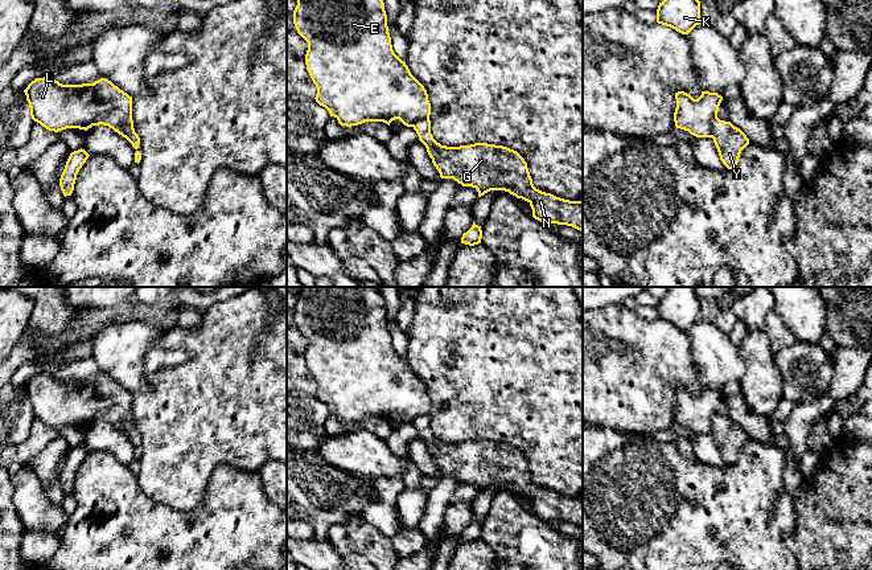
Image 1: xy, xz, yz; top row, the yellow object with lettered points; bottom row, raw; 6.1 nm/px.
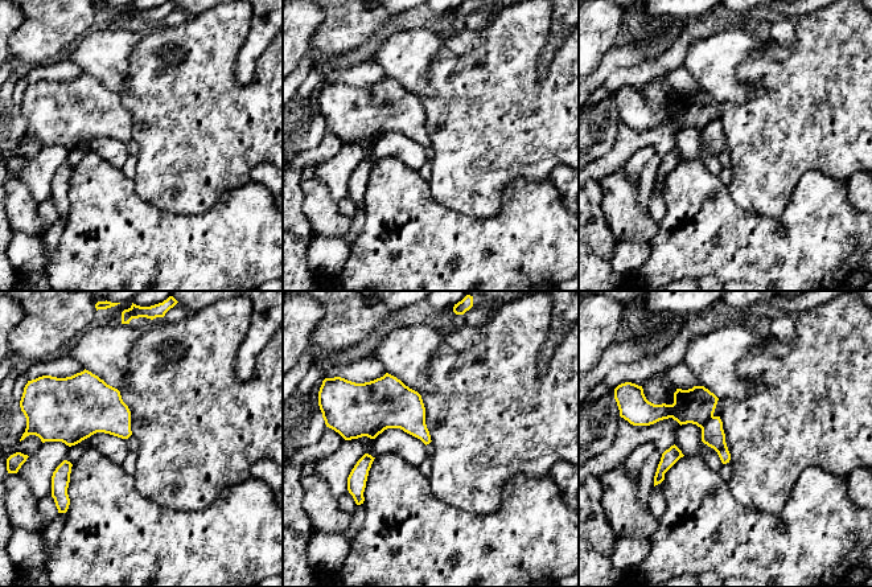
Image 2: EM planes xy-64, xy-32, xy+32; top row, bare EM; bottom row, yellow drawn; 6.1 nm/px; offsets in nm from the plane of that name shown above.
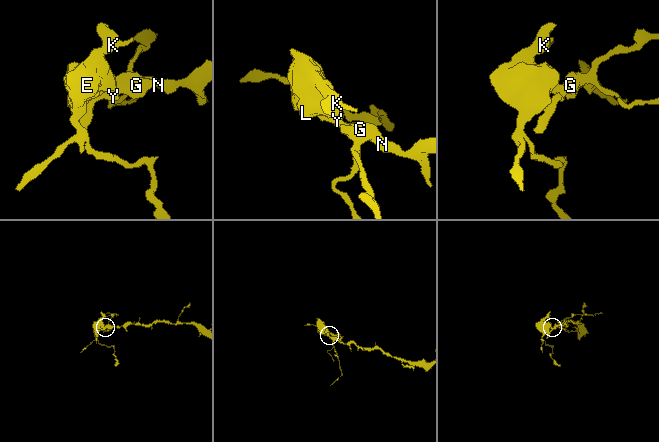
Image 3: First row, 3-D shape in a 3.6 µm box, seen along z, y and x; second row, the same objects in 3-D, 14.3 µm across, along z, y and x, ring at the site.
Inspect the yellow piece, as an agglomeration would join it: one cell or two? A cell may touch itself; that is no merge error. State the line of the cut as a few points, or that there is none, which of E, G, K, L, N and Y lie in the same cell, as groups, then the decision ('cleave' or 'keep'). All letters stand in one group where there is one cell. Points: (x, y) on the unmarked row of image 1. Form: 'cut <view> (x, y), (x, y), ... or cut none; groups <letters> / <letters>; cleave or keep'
cut yz (716, 413), (711, 421), (710, 433); groups E K L / G N Y; cleave

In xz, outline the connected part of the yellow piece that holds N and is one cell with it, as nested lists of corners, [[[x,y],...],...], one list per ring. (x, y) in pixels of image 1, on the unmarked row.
[[[429,415],[418,417],[412,423],[441,475],[476,484],[478,493],[490,487],[509,488],[527,497],[532,513],[542,520],[567,521],[583,528],[583,497],[564,496],[536,485],[527,459],[517,447],[488,439],[447,443],[433,435]]]

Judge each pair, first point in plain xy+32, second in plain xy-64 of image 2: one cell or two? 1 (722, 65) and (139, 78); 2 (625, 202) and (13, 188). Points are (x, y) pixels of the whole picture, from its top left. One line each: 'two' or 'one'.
1: two
2: one

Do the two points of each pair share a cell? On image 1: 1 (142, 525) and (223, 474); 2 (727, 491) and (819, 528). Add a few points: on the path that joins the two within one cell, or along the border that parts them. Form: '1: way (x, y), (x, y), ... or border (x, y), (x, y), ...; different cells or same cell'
1: way (168, 533), (189, 533), (217, 500); same cell
2: border (794, 499), (794, 529), (785, 537), (789, 549); different cells

